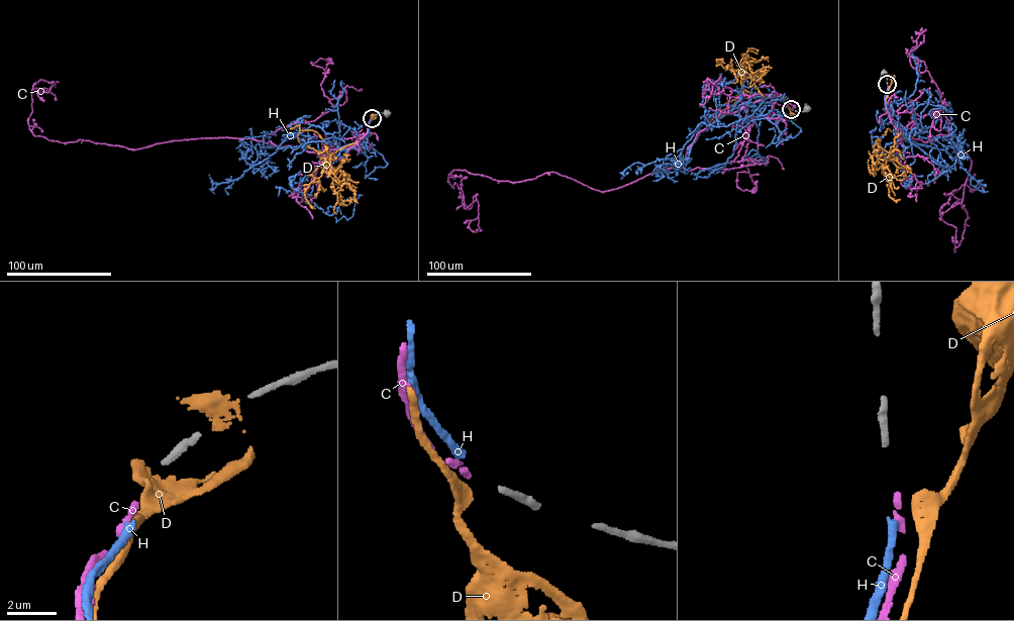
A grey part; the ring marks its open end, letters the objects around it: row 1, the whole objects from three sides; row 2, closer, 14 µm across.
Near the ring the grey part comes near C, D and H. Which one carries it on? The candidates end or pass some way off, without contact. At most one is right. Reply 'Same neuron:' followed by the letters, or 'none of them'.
Same neuron: C

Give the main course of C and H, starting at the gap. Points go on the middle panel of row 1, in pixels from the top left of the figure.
C: (790, 109), (744, 104), (677, 165), (604, 192), (453, 170), (465, 208), (467, 177)
H: (790, 108), (786, 96), (759, 99), (734, 108), (712, 125), (758, 116), (764, 102), (742, 124)

